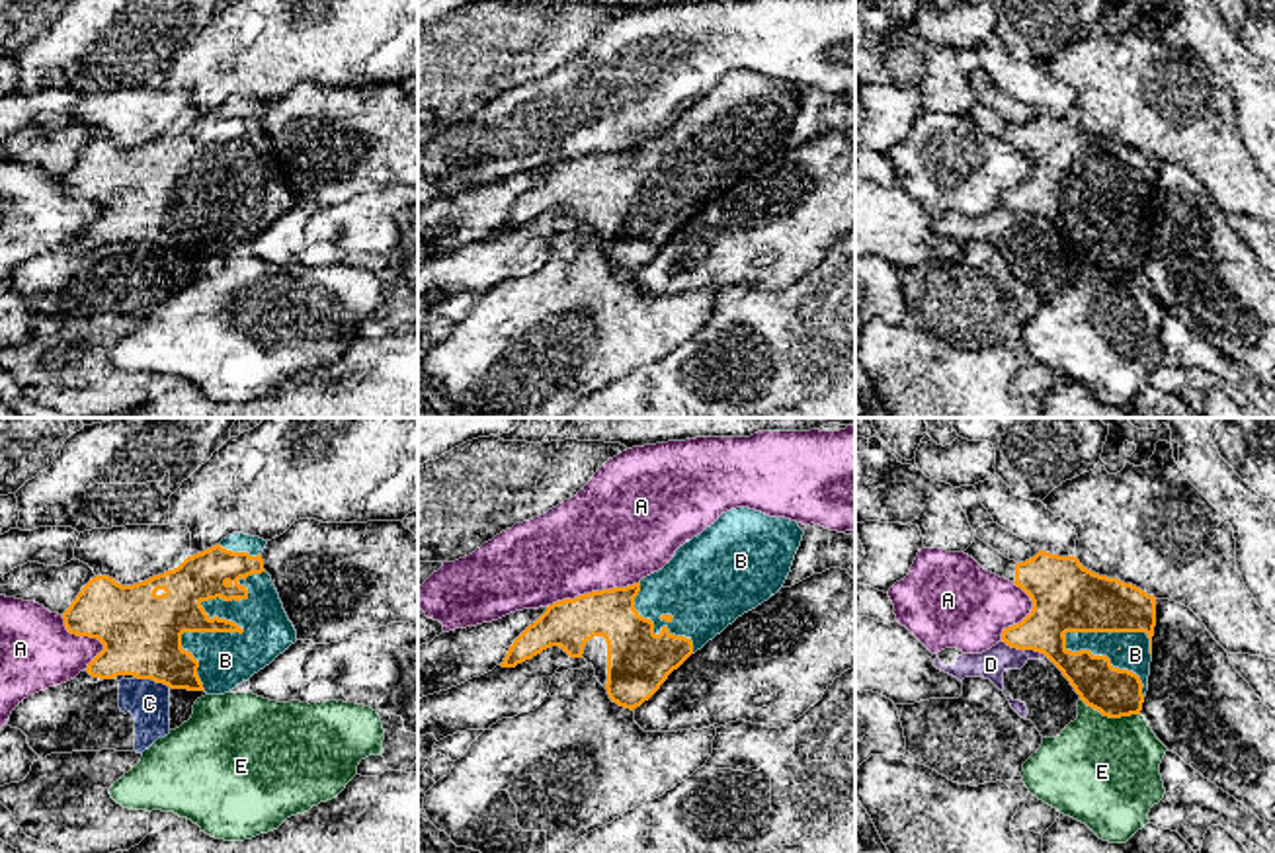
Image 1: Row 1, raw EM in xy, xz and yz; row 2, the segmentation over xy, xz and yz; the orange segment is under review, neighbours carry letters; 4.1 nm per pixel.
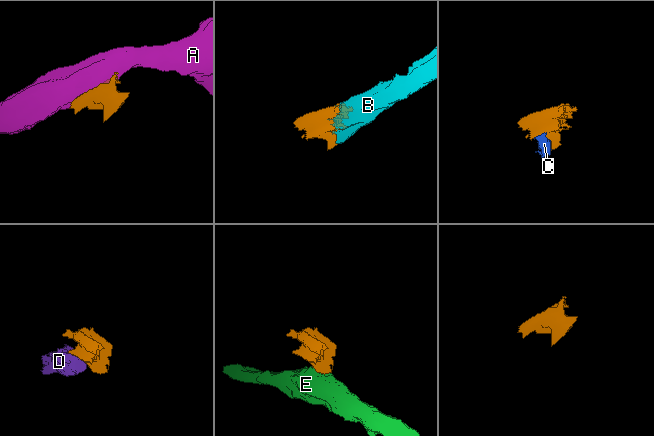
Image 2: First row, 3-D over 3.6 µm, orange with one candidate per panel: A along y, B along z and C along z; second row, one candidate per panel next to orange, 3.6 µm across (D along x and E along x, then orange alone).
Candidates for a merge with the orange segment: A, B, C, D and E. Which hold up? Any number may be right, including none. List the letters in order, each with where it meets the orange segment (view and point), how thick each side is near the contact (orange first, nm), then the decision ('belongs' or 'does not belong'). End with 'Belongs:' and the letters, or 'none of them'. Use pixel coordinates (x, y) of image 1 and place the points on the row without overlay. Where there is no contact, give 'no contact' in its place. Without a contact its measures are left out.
A: xz (592, 155) | 200/440 nm | does not belong
B: xy (235, 186) | 200/220 nm | belongs
C: xy (155, 243) | 340/170 nm | does not belong
D: yz (1024, 211) | 260/120 nm | does not belong
E: yz (1110, 280) | 200/460 nm | does not belong
Belongs: B

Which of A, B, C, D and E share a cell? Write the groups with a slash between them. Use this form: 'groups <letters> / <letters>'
groups A / B / C D / E

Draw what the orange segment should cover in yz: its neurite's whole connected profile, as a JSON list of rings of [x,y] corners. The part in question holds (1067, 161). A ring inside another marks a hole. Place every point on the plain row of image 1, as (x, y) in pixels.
[[[1045,113],[1015,127],[1013,146],[1031,160],[1033,172],[1021,185],[1004,191],[1002,205],[1045,217],[1080,262],[1103,279],[1140,277],[1148,254],[1156,160],[1084,131],[1076,119]]]

